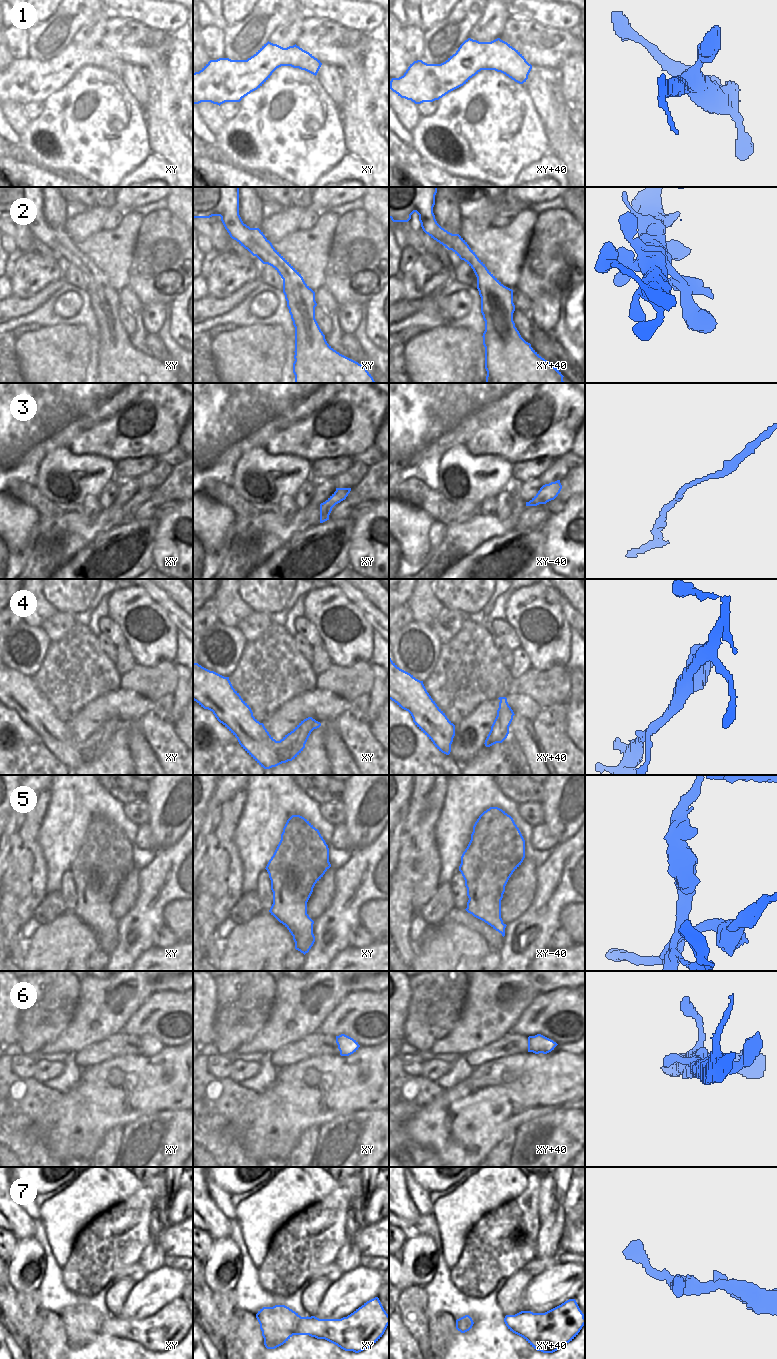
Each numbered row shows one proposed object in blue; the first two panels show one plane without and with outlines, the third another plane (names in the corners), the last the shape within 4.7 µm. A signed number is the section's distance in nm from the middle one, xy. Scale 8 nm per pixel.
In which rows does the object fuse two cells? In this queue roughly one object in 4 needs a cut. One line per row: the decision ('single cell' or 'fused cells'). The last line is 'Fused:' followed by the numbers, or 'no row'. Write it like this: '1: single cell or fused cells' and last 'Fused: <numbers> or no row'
1: single cell
2: single cell
3: single cell
4: single cell
5: fused cells
6: single cell
7: single cell
Fused: 5

